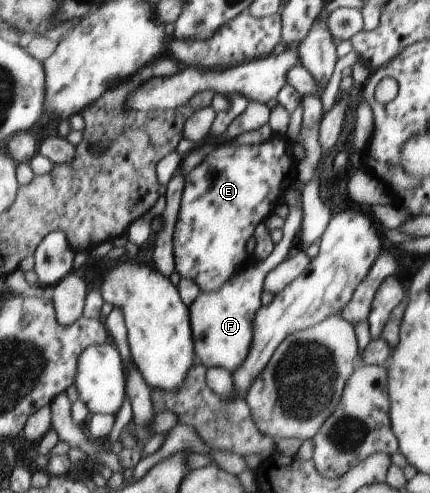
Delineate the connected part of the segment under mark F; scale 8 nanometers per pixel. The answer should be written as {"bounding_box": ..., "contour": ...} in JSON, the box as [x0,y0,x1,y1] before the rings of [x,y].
{"bounding_box":[189,206,301,372],"contour":[[[288,206],[288,214],[281,228],[282,236],[278,244],[275,244],[274,252],[266,260],[240,270],[238,276],[233,276],[228,283],[222,284],[222,288],[218,288],[216,292],[200,292],[189,306],[198,362],[203,362],[208,368],[220,367],[232,372],[245,364],[250,348],[253,348],[254,324],[258,310],[263,306],[261,287],[264,286],[269,272],[290,255],[290,249],[294,246],[300,230],[301,218],[300,206]]]}

